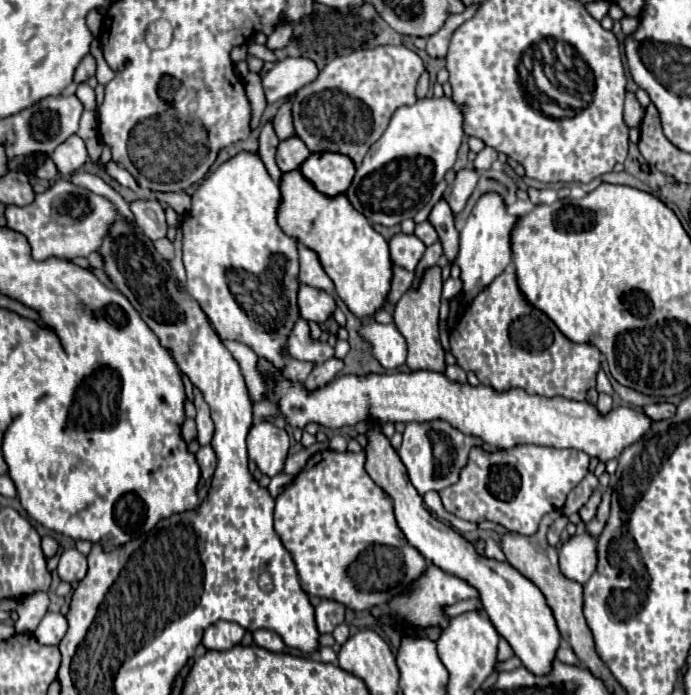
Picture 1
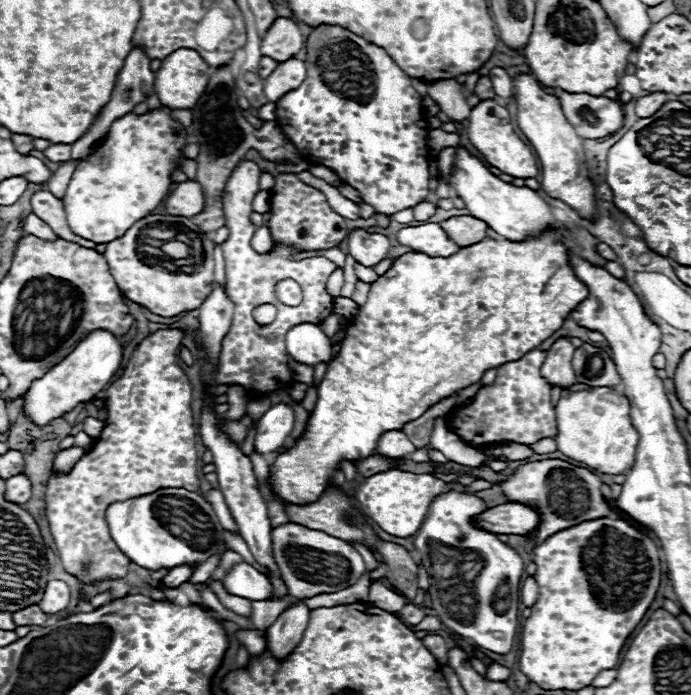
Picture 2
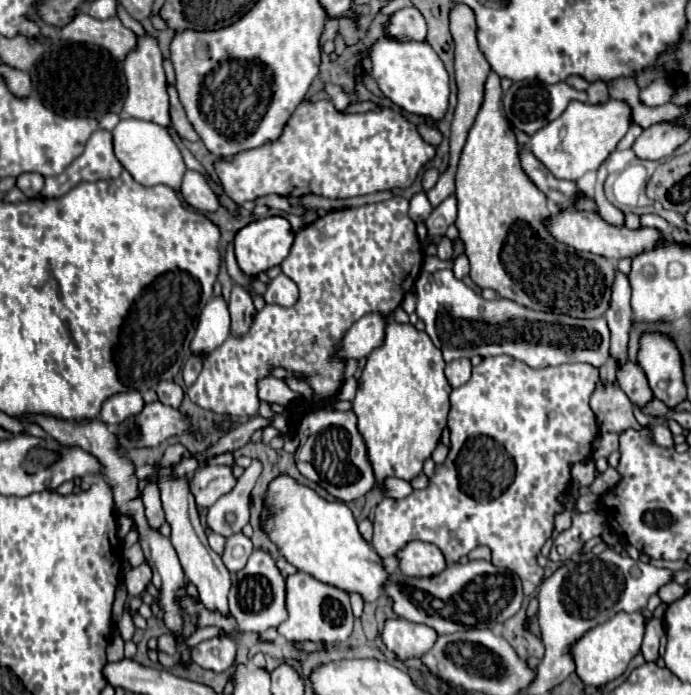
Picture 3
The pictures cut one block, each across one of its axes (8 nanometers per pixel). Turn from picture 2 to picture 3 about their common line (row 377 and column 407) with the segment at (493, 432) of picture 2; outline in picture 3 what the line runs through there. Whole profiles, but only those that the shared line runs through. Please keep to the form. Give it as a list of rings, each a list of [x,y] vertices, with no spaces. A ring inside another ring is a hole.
[[[512,356],[484,358],[474,366],[468,384],[454,388],[450,394],[448,430],[452,448],[446,462],[436,466],[428,488],[414,490],[400,500],[384,498],[378,504],[374,516],[374,550],[384,558],[398,552],[410,540],[422,540],[438,546],[448,566],[452,566],[476,546],[488,546],[492,550],[492,564],[518,574],[524,594],[530,596],[544,576],[536,556],[552,536],[554,514],[562,510],[556,498],[566,492],[570,464],[590,458],[590,444],[598,434],[596,418],[588,406],[596,380],[598,368],[584,362],[534,370]]]

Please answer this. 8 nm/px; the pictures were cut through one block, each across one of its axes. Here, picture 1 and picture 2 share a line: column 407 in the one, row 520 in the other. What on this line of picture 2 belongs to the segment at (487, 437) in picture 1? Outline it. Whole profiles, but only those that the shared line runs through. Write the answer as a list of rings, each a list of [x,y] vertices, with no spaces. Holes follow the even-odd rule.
[[[388,470],[388,472],[378,472],[378,474],[372,474],[370,478],[366,478],[356,492],[356,500],[360,504],[360,510],[368,518],[372,518],[386,534],[398,536],[398,538],[410,538],[418,532],[420,524],[424,522],[432,500],[438,494],[442,494],[444,490],[448,492],[458,486],[460,486],[458,482],[444,482],[430,474]]]

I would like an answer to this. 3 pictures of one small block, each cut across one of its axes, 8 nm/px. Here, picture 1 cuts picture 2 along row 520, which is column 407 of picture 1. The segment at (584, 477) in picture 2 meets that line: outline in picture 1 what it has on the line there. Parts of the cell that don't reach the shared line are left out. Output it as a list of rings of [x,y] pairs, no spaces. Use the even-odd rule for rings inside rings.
[[[316,452],[296,480],[278,496],[274,530],[284,548],[292,554],[304,592],[342,602],[354,610],[370,610],[372,606],[388,602],[426,570],[426,560],[408,544],[408,540],[404,540],[404,534],[396,524],[392,500],[366,474],[364,452]]]

